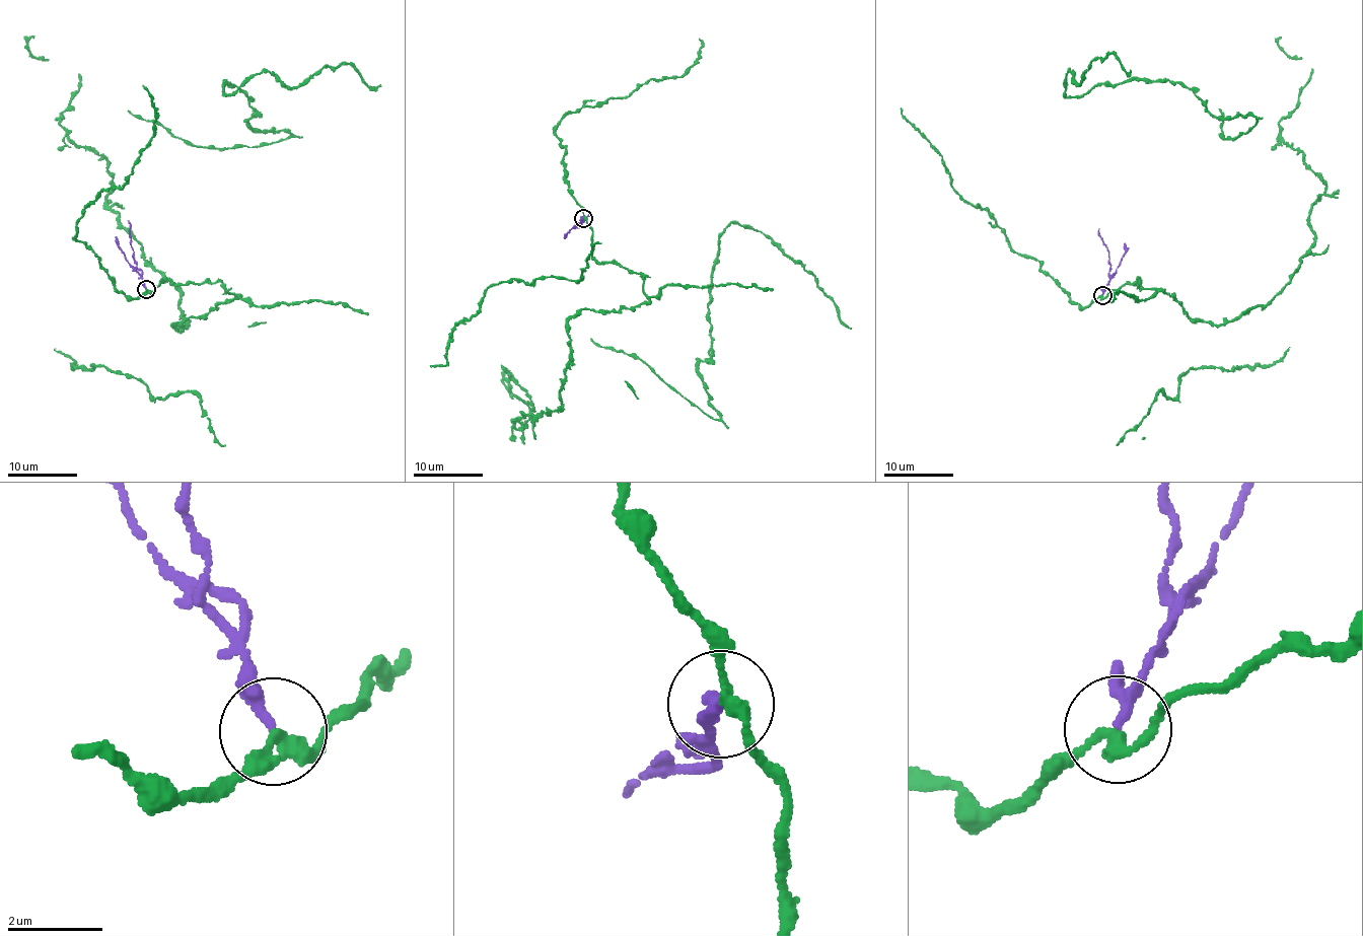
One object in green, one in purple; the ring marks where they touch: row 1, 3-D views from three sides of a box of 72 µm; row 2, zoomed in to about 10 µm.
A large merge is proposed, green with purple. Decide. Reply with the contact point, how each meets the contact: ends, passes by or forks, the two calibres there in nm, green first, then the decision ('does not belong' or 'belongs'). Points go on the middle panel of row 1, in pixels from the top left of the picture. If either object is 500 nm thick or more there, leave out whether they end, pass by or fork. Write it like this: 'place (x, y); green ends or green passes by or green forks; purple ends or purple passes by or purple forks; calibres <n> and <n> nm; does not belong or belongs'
place (583, 218); green passes by; purple passes by; calibres 260 and 160 nm; does not belong

